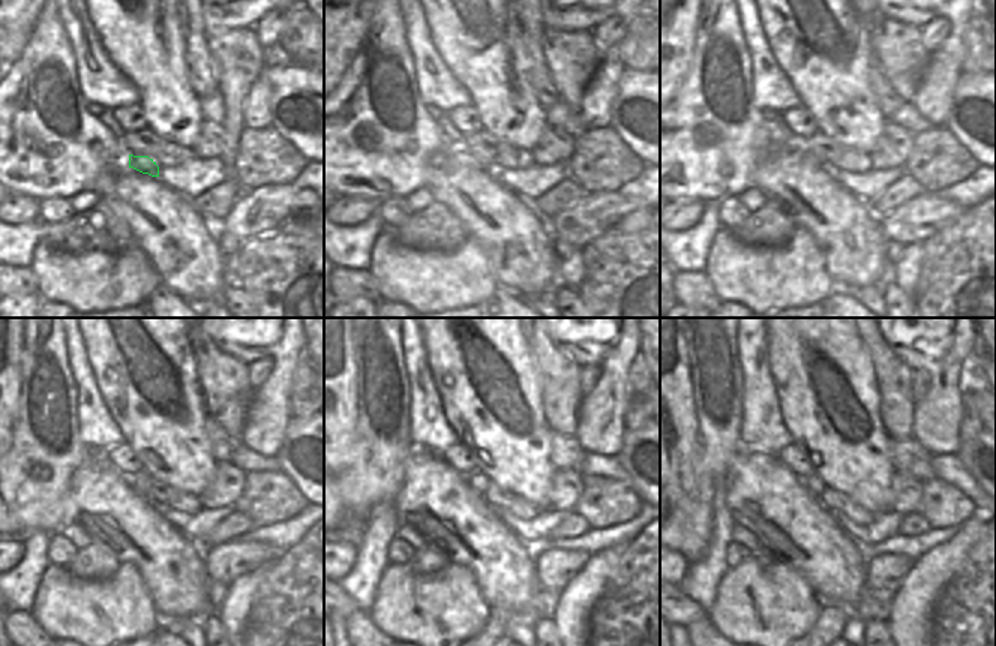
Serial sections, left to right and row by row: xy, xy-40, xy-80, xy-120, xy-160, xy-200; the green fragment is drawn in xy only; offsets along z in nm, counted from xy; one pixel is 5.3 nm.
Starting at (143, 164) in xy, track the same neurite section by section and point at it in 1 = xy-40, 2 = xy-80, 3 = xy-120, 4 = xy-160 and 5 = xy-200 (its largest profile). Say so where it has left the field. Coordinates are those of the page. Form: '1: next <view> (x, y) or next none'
1: next xy-40 (482, 162)
2: next xy-80 (807, 150)
3: next xy-120 (141, 481)
4: next xy-160 (477, 481)
5: next xy-200 (815, 486)

